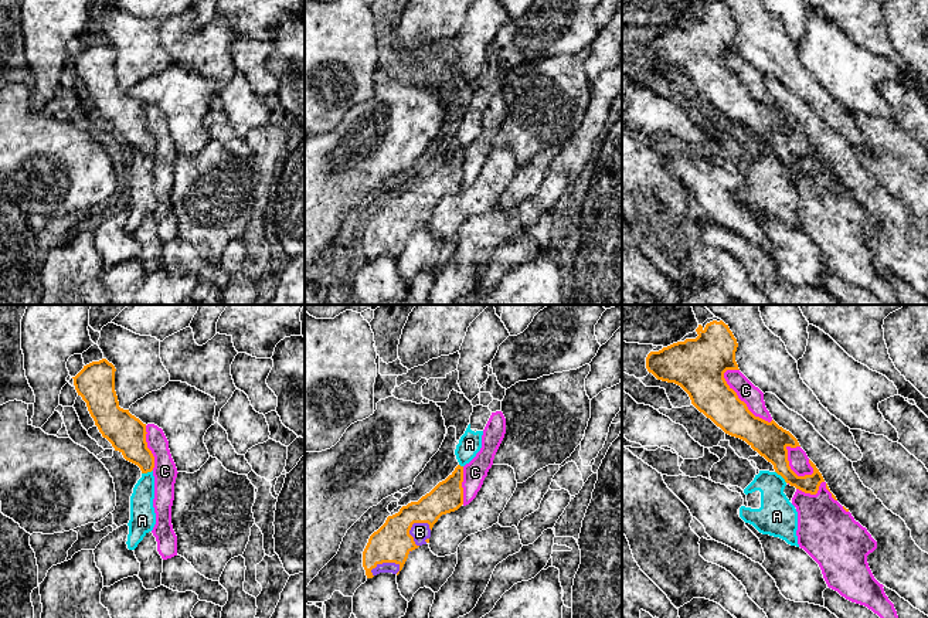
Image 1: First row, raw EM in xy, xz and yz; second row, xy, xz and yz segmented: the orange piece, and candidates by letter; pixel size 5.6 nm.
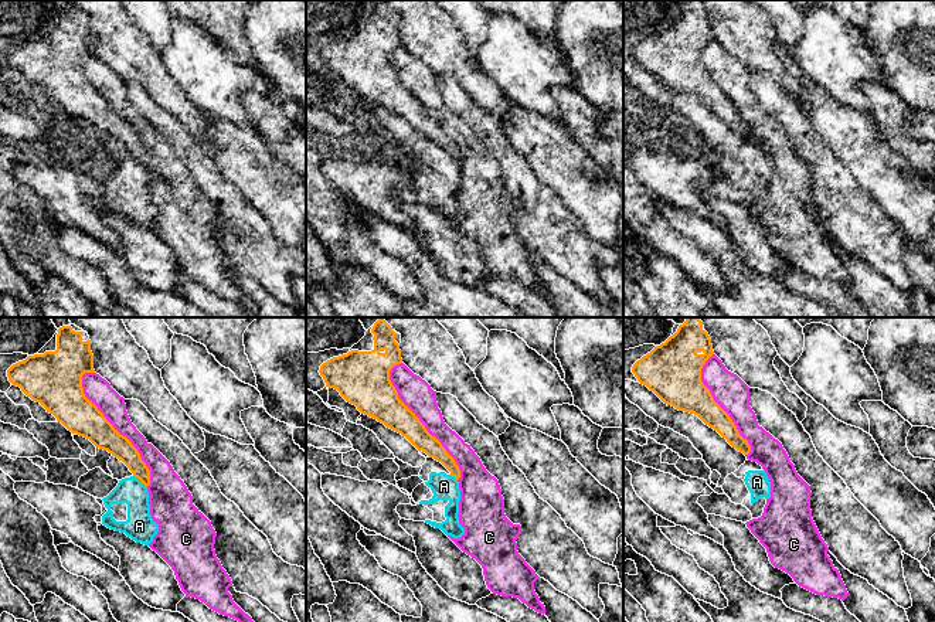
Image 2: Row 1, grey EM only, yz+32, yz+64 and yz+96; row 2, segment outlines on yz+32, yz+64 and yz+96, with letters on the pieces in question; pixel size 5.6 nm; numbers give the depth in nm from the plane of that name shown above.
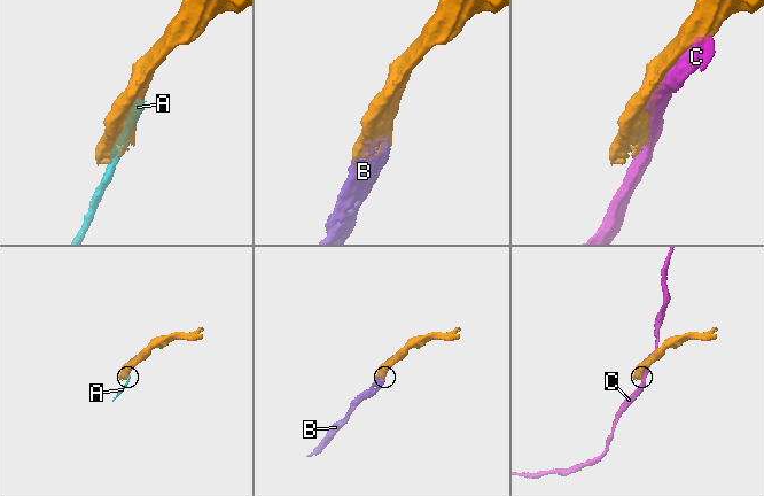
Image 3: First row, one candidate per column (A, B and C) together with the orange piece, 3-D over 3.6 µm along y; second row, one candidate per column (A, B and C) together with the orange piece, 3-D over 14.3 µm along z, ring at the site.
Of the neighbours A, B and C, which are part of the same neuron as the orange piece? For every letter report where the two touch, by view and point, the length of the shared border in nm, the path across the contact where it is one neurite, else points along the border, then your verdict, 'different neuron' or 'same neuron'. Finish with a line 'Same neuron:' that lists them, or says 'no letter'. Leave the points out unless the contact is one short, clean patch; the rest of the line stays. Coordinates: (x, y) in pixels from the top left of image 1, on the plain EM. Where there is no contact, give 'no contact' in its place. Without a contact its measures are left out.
A: contact yz (781, 158); length 100 nm; border yz (775, 153), (787, 165); different neuron
B: contact xz (410, 211); length 160 nm; same neuron
C: contact yz (743, 84); length 400 nm; different neuron
Same neuron: B

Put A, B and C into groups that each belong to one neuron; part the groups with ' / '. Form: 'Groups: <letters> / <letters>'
Groups: A / B / C

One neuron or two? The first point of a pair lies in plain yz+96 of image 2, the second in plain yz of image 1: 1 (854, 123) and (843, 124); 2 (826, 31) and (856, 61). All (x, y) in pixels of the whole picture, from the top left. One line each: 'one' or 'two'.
1: two
2: one

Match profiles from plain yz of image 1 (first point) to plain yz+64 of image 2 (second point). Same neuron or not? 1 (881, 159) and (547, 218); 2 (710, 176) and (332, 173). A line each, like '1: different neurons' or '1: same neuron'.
1: different neurons
2: same neuron

